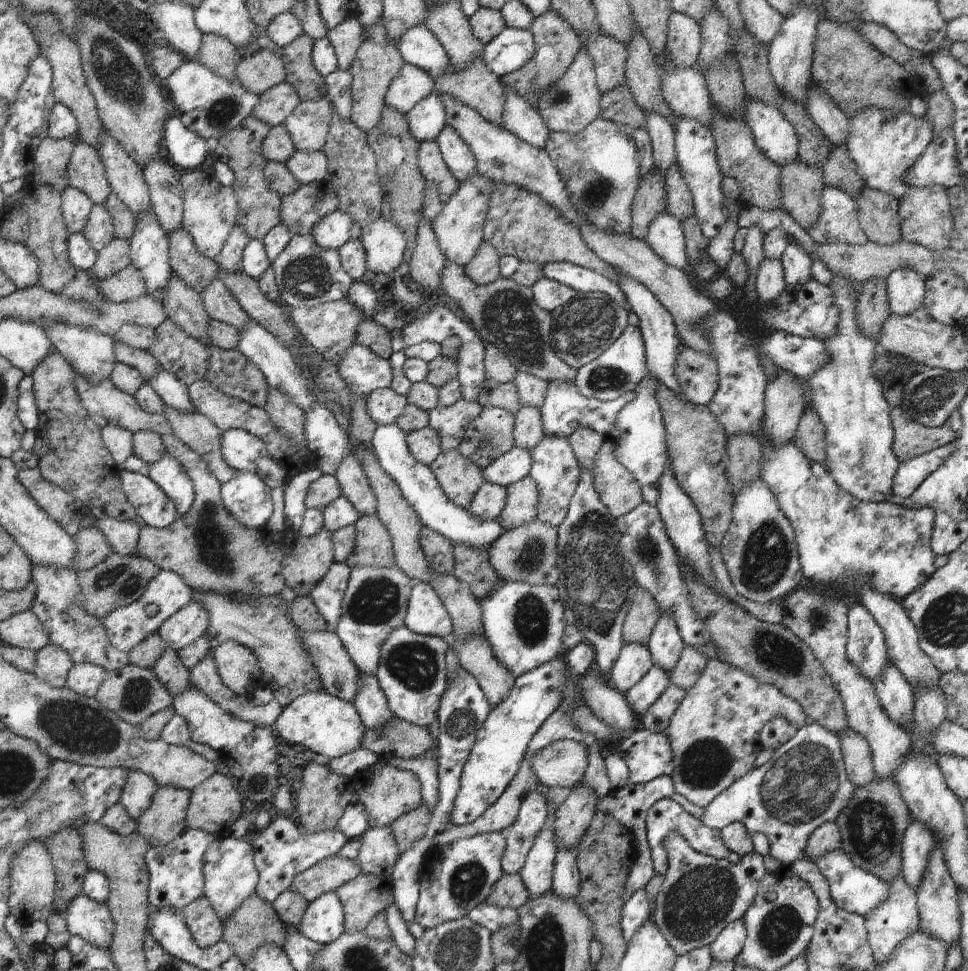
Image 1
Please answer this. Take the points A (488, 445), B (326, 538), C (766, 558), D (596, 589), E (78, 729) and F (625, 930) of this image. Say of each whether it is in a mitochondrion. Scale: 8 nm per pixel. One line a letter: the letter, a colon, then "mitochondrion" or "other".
A: mitochondrion
B: other
C: mitochondrion
D: mitochondrion
E: mitochondrion
F: other

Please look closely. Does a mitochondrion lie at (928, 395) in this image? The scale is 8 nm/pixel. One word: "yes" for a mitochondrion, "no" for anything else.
yes

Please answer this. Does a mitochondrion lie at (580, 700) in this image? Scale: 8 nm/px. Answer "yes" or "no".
no

